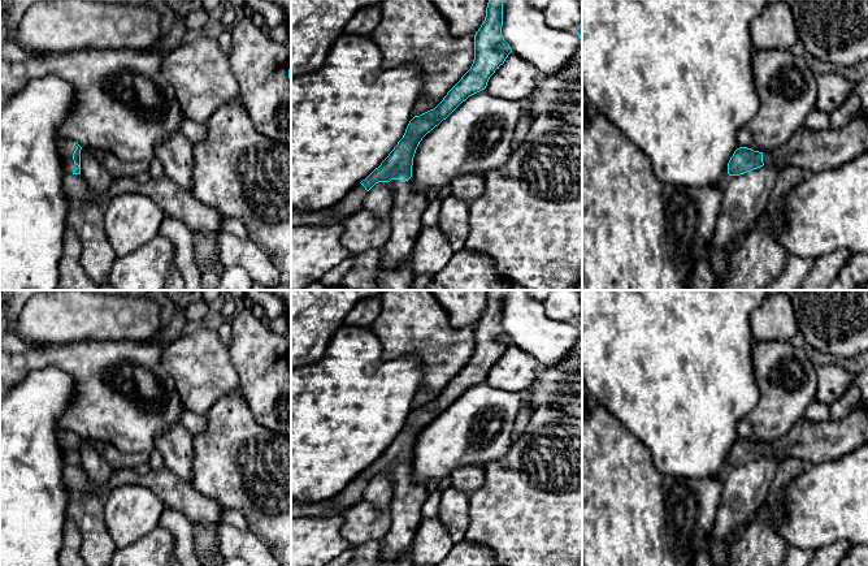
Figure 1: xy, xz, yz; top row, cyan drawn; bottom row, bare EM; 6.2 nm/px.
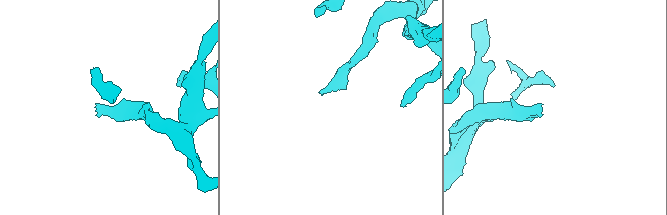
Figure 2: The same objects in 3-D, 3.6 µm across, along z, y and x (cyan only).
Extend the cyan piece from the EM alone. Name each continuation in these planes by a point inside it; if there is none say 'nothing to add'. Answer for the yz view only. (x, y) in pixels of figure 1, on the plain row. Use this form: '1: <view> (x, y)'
1: yz (812, 443)

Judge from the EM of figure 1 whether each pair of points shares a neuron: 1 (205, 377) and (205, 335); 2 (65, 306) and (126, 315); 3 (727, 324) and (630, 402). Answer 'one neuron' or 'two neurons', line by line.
1: one neuron
2: one neuron
3: one neuron

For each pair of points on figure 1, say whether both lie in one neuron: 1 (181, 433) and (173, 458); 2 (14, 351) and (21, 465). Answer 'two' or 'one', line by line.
1: one
2: two

